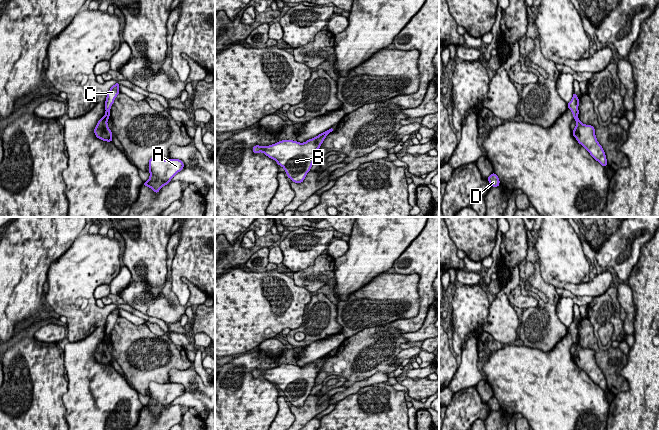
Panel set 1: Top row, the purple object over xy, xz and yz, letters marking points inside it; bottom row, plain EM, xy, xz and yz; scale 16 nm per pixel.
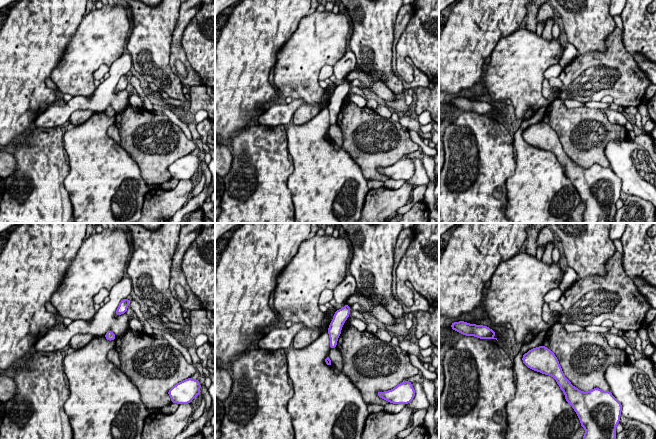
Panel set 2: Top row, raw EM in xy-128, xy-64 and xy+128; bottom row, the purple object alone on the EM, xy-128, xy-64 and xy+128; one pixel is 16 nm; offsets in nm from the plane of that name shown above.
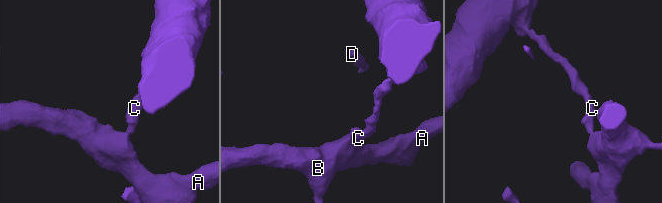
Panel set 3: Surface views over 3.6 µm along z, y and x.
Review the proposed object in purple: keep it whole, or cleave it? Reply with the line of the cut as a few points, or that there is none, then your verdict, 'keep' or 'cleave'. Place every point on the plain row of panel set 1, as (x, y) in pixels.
cut xy (104, 340), (107, 343); cleave

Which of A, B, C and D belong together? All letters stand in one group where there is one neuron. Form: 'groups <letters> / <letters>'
groups A B D / C

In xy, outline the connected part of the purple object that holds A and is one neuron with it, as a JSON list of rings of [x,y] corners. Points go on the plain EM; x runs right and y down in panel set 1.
[[[156,382],[149,383],[150,401],[144,410],[148,410],[156,418],[164,410],[170,407],[170,404],[180,395],[183,394],[184,387],[179,383],[159,384]]]

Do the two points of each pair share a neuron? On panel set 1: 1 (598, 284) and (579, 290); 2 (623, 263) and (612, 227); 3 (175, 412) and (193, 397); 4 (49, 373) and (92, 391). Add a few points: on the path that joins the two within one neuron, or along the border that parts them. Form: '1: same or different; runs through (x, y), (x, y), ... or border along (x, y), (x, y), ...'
1: same; runs through (593, 288), (584, 289)
2: different; border along (620, 227), (604, 241), (599, 250)
3: different; border along (183, 406), (172, 405), (170, 407)
4: different; border along (68, 381), (68, 390), (62, 396), (63, 404)

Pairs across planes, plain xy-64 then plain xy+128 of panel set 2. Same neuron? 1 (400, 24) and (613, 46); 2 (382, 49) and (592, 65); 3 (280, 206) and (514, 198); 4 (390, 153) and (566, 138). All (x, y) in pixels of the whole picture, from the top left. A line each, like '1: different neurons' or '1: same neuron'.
1: same neuron
2: different neurons
3: different neurons
4: same neuron

